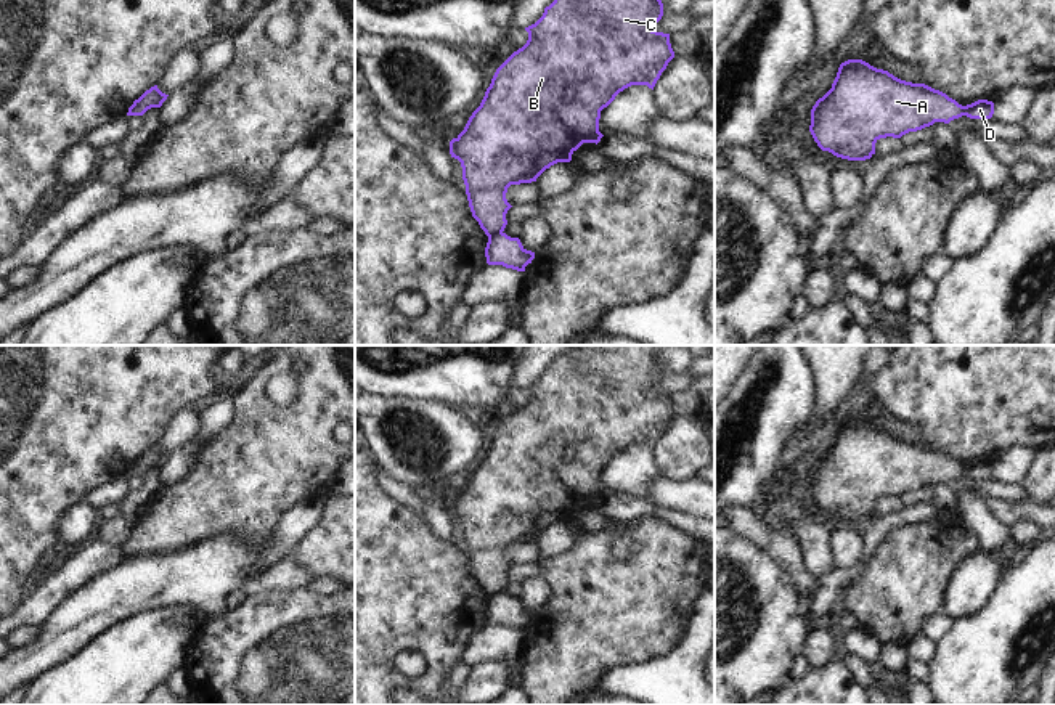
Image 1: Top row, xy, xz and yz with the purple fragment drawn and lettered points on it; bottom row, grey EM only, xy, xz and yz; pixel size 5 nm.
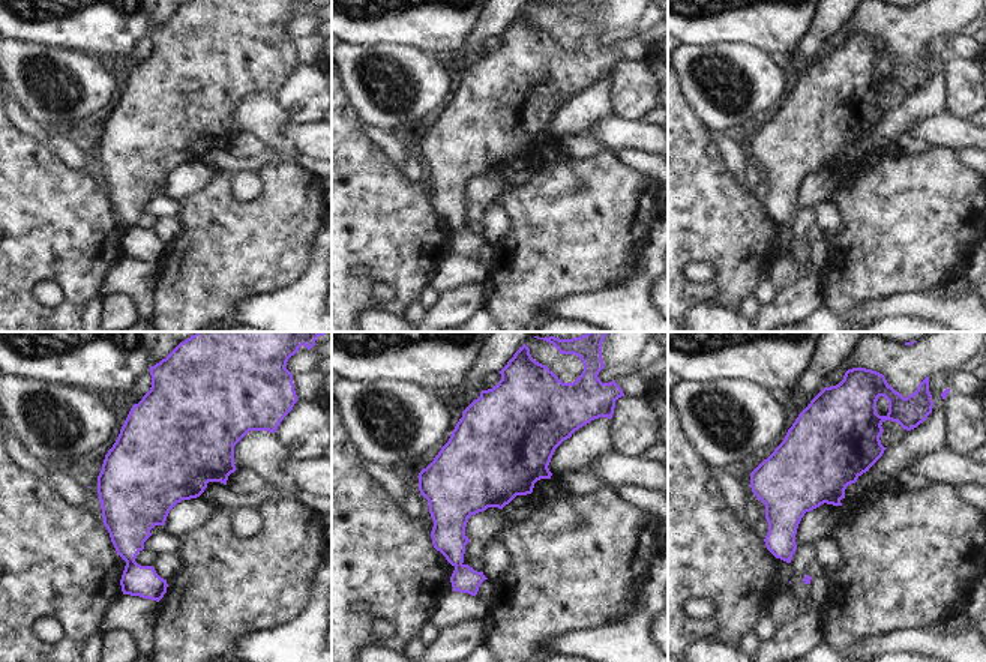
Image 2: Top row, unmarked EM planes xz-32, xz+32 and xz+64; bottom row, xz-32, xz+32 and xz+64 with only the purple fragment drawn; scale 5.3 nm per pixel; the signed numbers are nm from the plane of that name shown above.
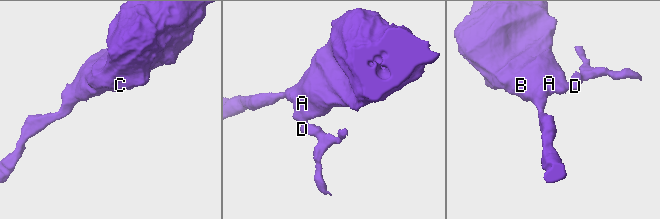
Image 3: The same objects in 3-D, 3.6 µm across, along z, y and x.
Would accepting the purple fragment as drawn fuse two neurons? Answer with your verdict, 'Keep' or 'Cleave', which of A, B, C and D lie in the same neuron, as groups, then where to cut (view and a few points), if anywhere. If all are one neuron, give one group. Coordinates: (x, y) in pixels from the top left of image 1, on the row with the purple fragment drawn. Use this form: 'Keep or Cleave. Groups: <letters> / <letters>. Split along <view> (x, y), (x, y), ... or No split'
Cleave. Groups: A B C / D. Split along xz (501, 232), (488, 236)

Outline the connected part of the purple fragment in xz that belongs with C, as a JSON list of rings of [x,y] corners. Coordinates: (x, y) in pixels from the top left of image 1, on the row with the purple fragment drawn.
[[[554,0],[532,26],[527,43],[514,51],[495,72],[480,106],[464,130],[450,141],[450,154],[462,167],[462,180],[472,217],[487,236],[503,233],[512,207],[506,193],[511,185],[532,183],[551,165],[570,162],[583,143],[599,143],[601,111],[631,85],[654,90],[662,72],[674,58],[670,34],[652,27],[663,16],[662,0]]]

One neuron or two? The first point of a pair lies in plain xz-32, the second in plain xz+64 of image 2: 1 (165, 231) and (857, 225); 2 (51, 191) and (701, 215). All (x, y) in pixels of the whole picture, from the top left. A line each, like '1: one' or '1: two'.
1: two
2: one

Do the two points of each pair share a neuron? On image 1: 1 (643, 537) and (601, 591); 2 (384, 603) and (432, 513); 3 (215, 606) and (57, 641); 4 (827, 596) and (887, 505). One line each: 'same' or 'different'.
1: same
2: different
3: same
4: different

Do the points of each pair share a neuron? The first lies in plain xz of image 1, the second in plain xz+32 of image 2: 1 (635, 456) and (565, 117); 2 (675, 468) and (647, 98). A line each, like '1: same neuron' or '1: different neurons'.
1: same neuron
2: same neuron

